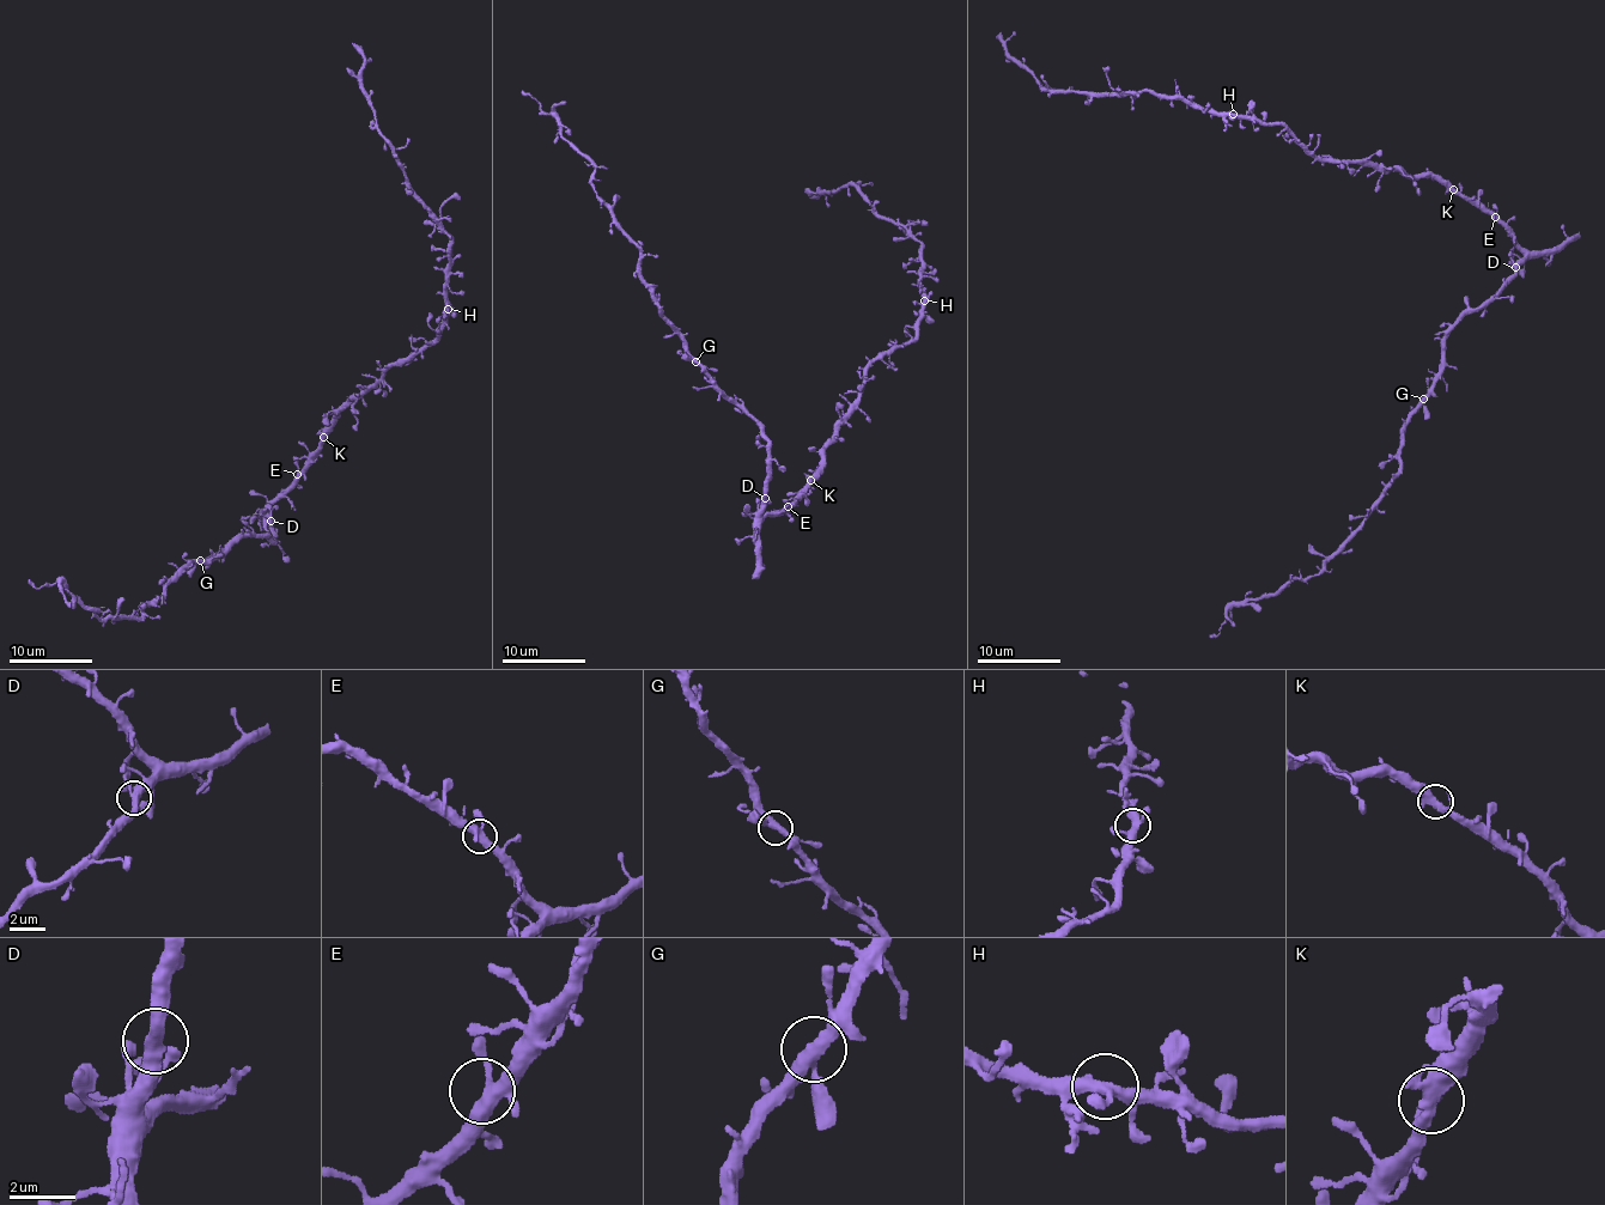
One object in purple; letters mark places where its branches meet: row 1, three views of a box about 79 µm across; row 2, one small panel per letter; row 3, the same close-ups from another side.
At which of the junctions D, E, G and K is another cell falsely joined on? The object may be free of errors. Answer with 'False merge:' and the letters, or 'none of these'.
False merge: none of these

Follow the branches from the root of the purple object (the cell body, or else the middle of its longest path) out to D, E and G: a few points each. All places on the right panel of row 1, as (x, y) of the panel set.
D: (1473, 204), (1483, 204), (1494, 213), (1523, 255), (1523, 263), (1515, 267)
E: (1473, 204), (1483, 204), (1495, 217)
G: (1473, 204), (1494, 213), (1523, 255), (1523, 263), (1508, 285), (1455, 323), (1445, 341), (1444, 372), (1423, 399)

